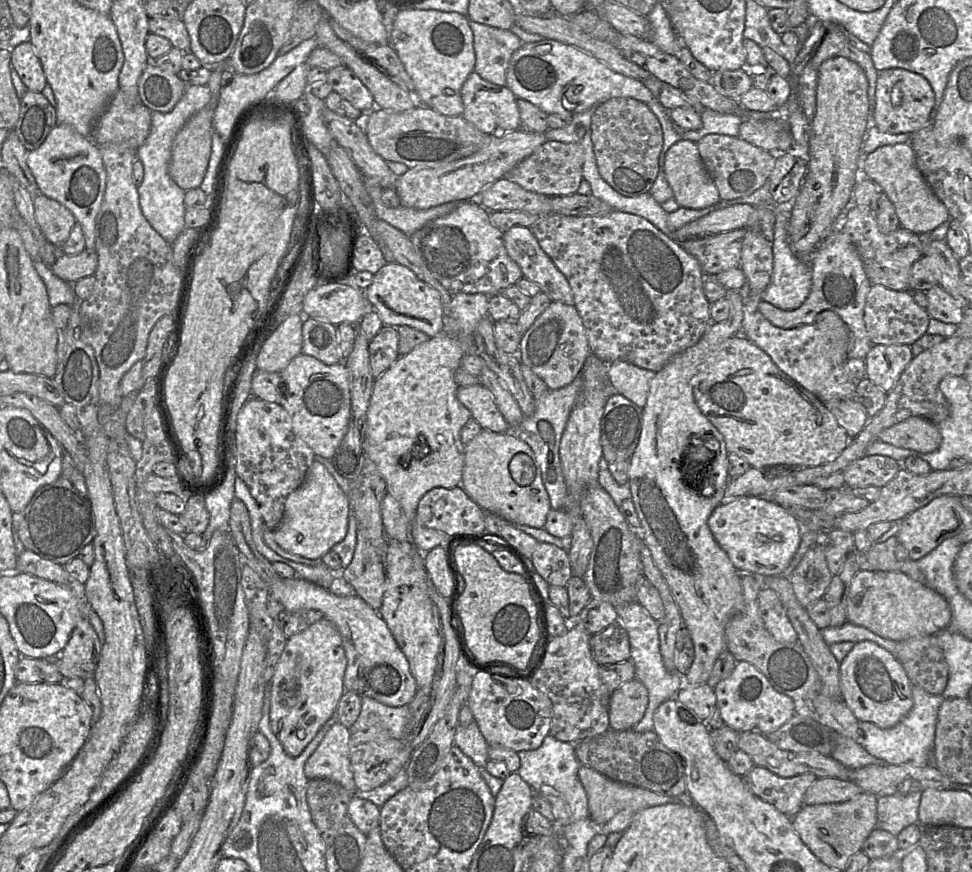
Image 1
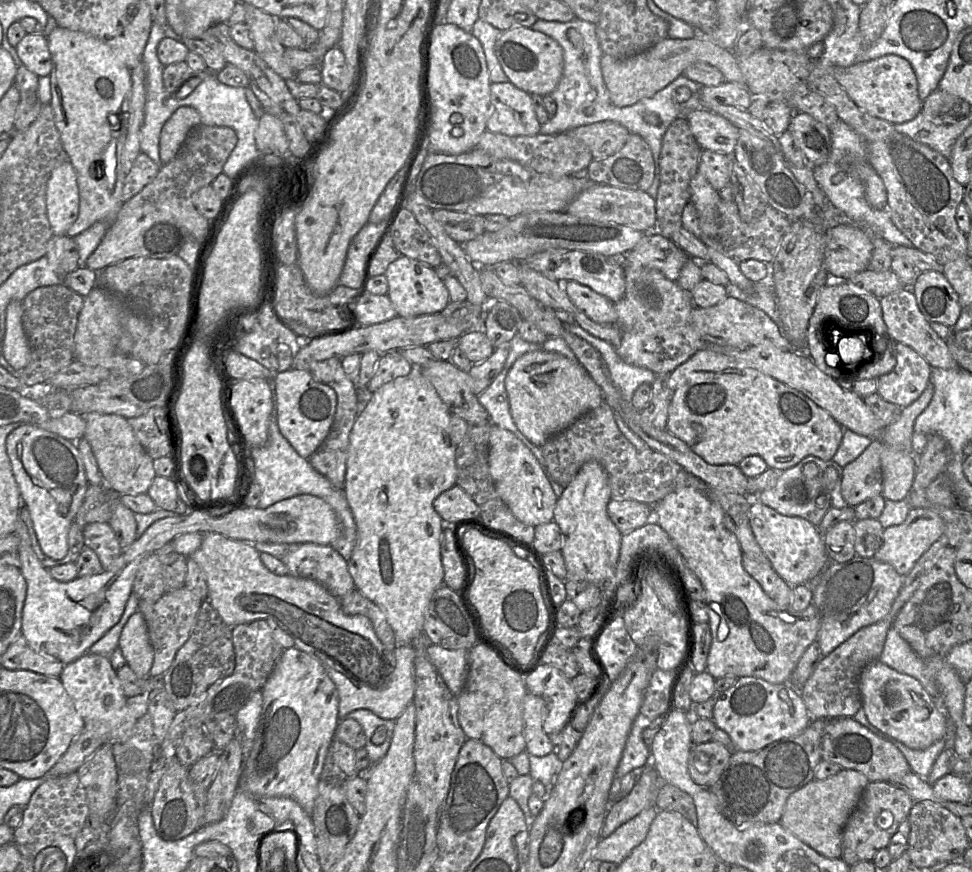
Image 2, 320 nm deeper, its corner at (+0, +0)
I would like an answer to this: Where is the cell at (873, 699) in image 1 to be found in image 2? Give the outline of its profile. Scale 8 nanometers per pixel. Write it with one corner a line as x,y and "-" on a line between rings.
876,660
863,669
859,688
868,721
907,747
926,749
947,736
948,715
935,706
934,698
917,679

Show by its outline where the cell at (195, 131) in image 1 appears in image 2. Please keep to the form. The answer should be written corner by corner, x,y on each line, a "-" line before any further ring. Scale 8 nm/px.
191,106
179,107
164,123
159,142
162,164
174,159
183,145
188,133
202,124
199,112

